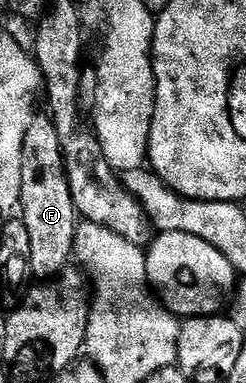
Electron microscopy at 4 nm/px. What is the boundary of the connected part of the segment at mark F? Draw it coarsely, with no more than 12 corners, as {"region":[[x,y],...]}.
{"region":[[36,116],[18,213],[32,277],[74,257],[78,214],[58,131]]}

